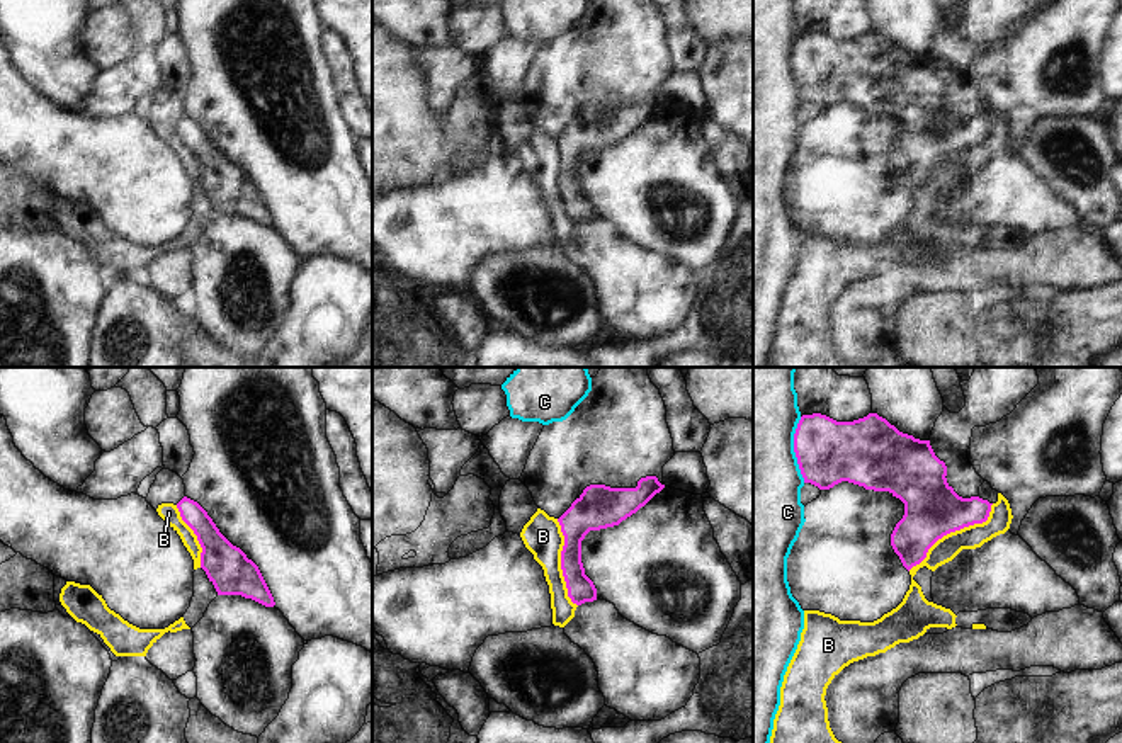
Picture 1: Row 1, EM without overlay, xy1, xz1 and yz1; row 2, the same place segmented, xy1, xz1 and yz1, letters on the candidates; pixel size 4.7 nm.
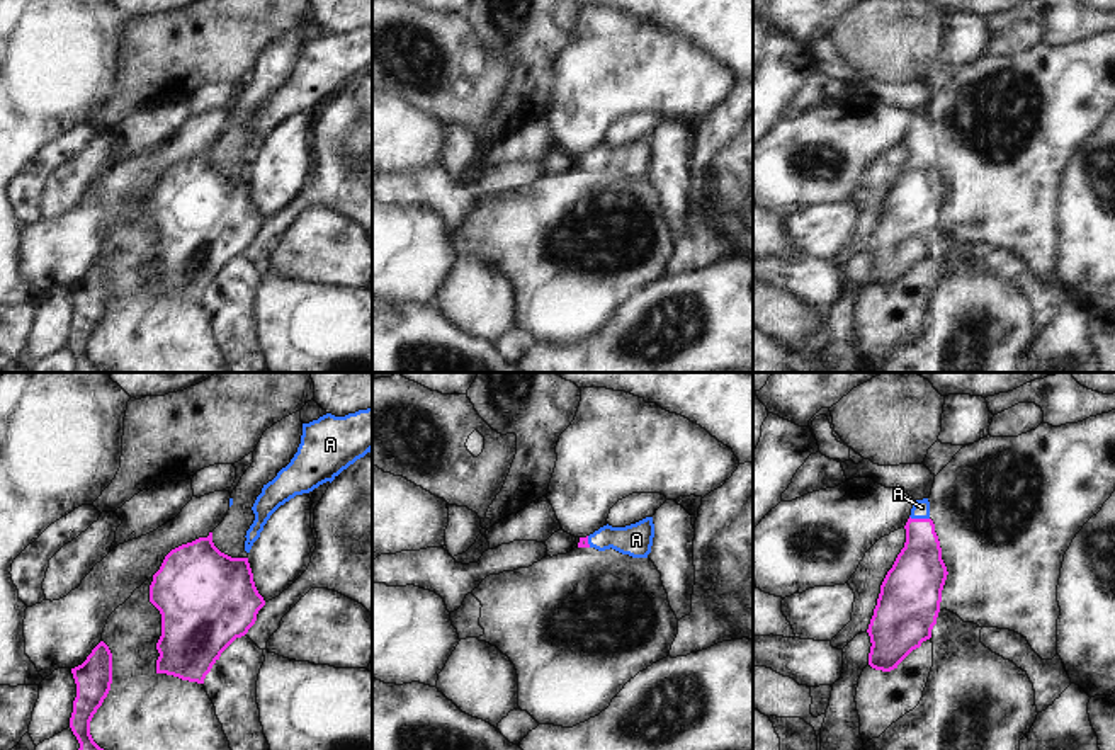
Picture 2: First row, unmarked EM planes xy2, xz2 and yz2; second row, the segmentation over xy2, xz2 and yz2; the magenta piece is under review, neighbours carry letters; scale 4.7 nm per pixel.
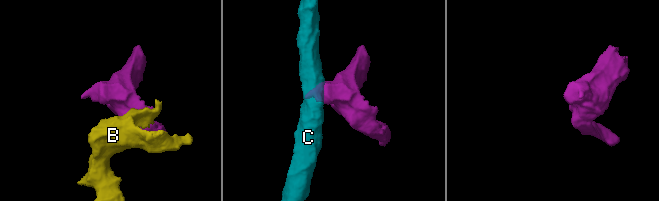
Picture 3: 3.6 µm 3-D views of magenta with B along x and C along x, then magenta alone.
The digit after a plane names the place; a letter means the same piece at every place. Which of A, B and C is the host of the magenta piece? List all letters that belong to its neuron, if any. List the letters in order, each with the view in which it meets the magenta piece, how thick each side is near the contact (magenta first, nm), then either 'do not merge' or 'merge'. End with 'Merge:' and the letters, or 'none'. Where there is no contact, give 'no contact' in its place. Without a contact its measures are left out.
A: yz2 | 260/80 nm | merge
B: yz1 | 280/110 nm | do not merge
C: yz1 | 300/460 nm | do not merge
Merge: A

